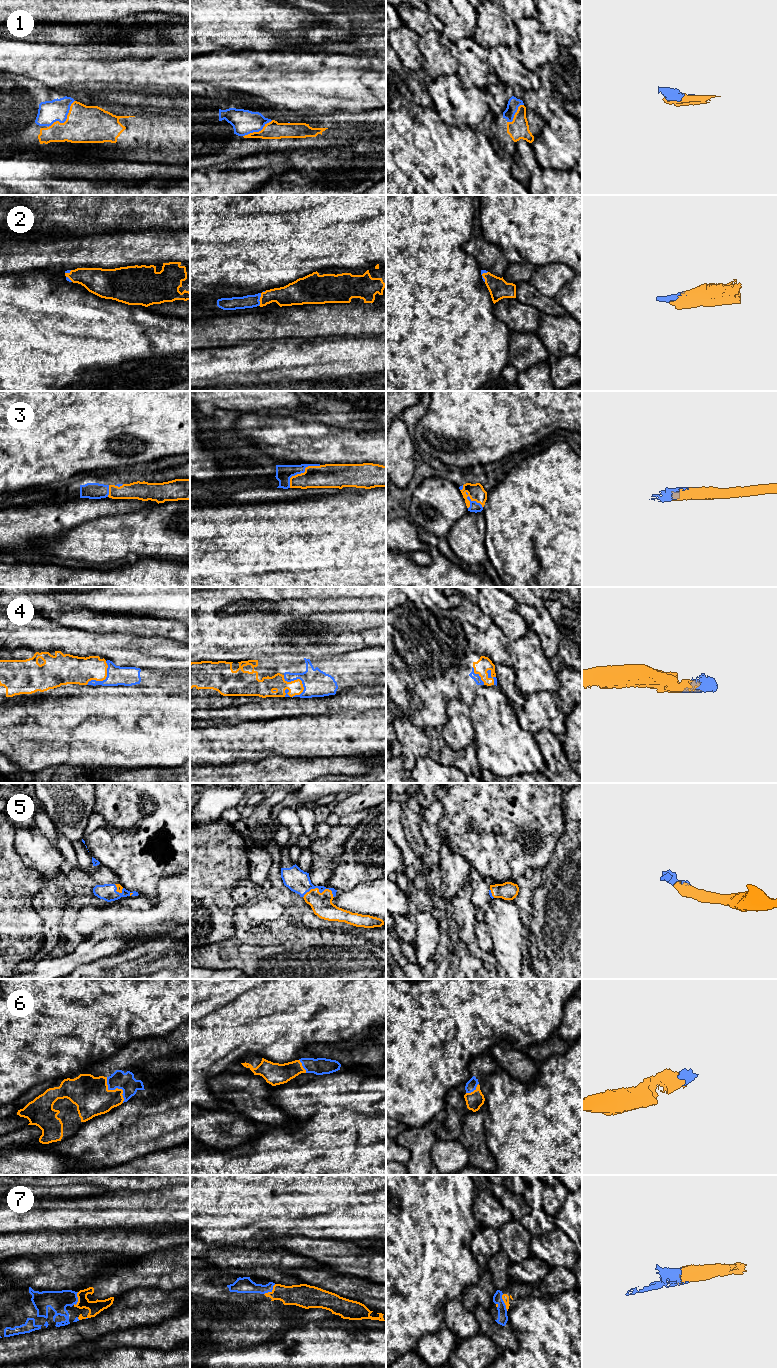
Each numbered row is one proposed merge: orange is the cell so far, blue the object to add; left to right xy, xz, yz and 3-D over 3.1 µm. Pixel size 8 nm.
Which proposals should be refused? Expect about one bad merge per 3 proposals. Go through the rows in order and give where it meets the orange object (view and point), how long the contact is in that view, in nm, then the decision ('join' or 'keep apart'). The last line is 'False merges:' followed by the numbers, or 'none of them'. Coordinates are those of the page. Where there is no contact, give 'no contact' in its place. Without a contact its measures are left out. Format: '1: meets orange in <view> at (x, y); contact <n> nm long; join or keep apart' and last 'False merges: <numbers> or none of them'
1: meets orange in xy at (66, 119); contact 300 nm long; join
2: meets orange in xz at (260, 299); contact 110 nm long; join
3: meets orange in xz at (301, 473); contact 320 nm long; join
4: meets orange in xz at (296, 680); contact 220 nm long; join
5: meets orange in xz at (318, 889); contact 240 nm long; join
6: meets orange in xy at (116, 1088); contact 240 nm long; join
7: meets orange in yz at (504, 1302); contact 140 nm long; join
False merges: none of them

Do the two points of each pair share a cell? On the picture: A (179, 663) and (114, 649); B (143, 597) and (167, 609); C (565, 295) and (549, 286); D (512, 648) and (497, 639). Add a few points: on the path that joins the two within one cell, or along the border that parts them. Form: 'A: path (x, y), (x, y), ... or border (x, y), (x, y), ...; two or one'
A: path (163, 655), (159, 653), (139, 653), (130, 650); one
B: path (149, 597), (155, 597), (161, 603); one
C: border (571, 278), (553, 297); two
D: border (508, 641), (507, 653), (511, 666); two

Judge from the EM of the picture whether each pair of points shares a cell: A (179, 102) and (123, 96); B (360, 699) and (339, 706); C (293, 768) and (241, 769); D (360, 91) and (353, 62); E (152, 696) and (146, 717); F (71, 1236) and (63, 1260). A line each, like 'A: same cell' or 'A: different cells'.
A: same cell
B: same cell
C: same cell
D: same cell
E: same cell
F: different cells

